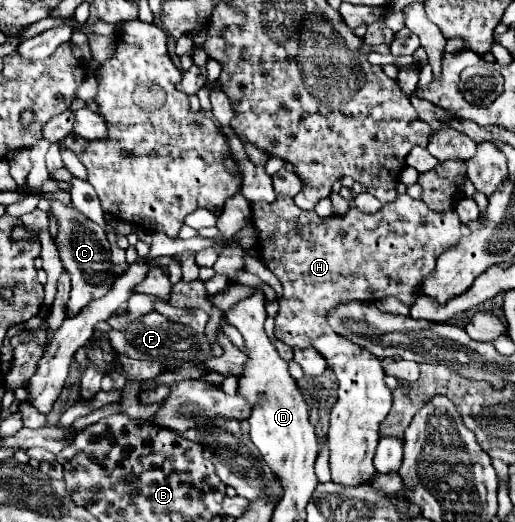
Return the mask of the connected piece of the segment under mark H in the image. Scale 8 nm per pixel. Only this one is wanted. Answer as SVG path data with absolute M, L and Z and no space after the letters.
M277 192L275 202L253 204L253 224L259 232L259 246L261 248L261 262L281 280L283 296L279 300L279 312L275 316L275 338L285 342L291 348L297 346L313 346L319 350L329 366L333 368L339 380L339 398L331 412L331 426L329 426L329 468L331 480L341 486L361 486L367 484L375 476L373 468L373 454L379 442L379 424L387 418L391 410L391 390L385 386L383 378L385 372L381 362L367 352L365 348L343 340L343 336L331 332L327 324L327 312L335 308L335 304L343 300L363 300L375 302L379 298L395 296L403 304L411 306L415 302L415 288L423 282L423 276L431 274L435 268L435 256L449 248L461 236L461 224L455 210L435 212L429 210L423 200L415 200L409 194L397 196L395 202L385 204L375 214L363 214L357 208L351 208L345 216L329 216L319 218L313 210L301 210L295 206L289 194Z

